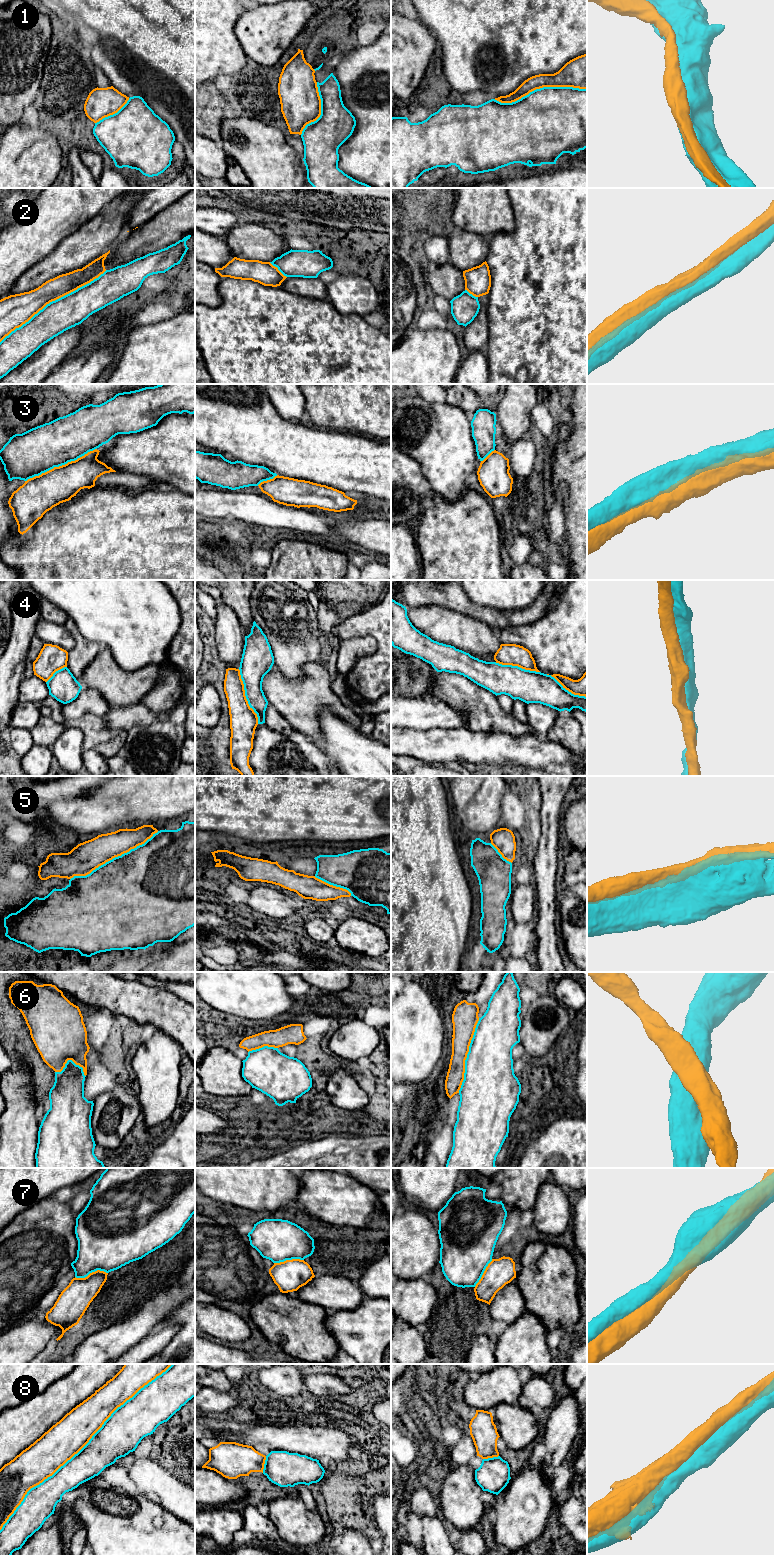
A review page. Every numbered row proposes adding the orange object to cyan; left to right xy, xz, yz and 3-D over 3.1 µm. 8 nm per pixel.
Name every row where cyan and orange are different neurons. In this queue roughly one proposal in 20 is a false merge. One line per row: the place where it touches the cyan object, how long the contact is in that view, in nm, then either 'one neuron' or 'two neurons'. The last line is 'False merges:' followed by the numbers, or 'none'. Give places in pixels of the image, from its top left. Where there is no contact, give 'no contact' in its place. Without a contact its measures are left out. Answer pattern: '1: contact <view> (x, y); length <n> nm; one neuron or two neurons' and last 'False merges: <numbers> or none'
1: contact yz (540, 88); length 750 nm; one neuron
2: contact xy (53, 301); length 1050 nm; one neuron
3: contact xy (60, 465); length 650 nm; one neuron
4: contact xz (245, 695); length 460 nm; two neurons
5: contact xy (115, 857); length 800 nm; one neuron
6: contact yz (467, 1055); length 600 nm; two neurons
7: contact xy (91, 1272); length 260 nm; one neuron
8: contact xy (83, 1447); length 1900 nm; one neuron
False merges: 4, 6

